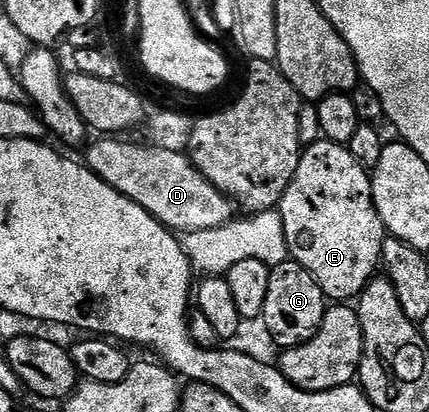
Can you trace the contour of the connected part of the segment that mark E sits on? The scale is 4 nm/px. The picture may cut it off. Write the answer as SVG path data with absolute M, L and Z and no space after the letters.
M320 138L315 144L306 145L302 149L299 157L297 174L293 178L293 182L289 182L285 194L279 202L277 211L281 214L281 222L285 222L285 242L289 242L289 250L291 251L290 259L296 260L301 266L305 266L305 270L309 270L309 274L313 274L313 278L321 286L323 295L327 297L328 301L351 302L360 296L365 290L367 283L372 280L376 275L377 269L380 267L383 258L385 229L381 218L377 214L377 206L373 202L373 190L371 189L371 177L368 169L363 168L361 162L357 162L357 158L353 158L353 154L348 150L346 144L338 144L332 140Z

